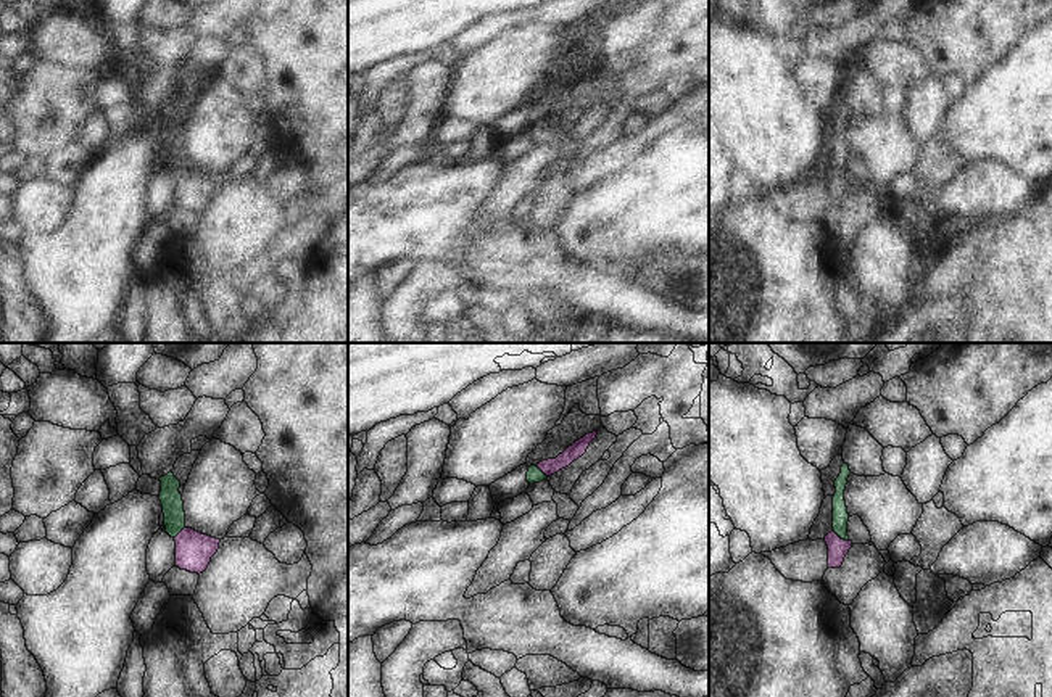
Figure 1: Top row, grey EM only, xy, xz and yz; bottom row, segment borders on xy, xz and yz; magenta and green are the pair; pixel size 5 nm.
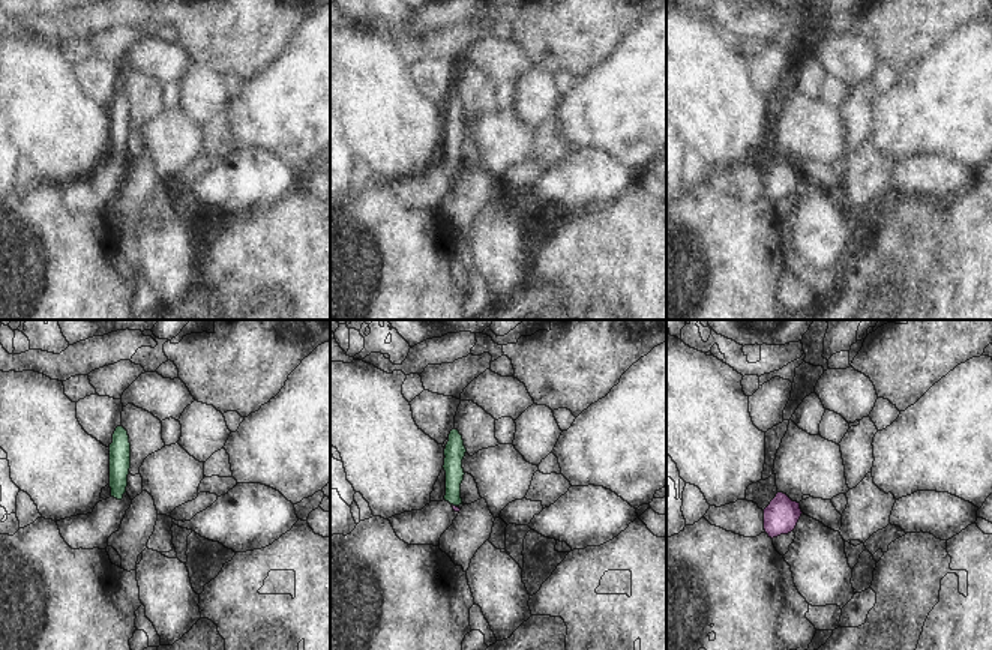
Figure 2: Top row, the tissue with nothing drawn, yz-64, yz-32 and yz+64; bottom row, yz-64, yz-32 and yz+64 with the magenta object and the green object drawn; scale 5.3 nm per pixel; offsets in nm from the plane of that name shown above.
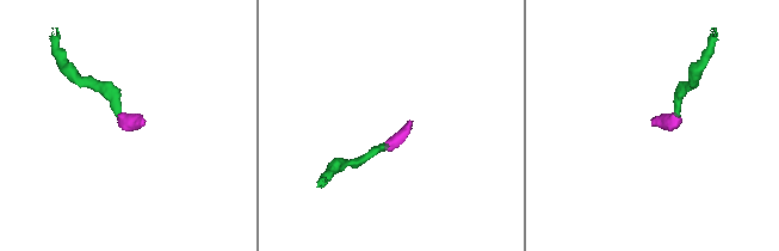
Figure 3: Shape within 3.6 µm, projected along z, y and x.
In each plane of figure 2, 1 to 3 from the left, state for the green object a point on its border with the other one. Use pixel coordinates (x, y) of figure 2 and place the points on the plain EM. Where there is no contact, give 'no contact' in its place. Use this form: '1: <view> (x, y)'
1: no contact
2: yz-32 (452, 168)
3: no contact

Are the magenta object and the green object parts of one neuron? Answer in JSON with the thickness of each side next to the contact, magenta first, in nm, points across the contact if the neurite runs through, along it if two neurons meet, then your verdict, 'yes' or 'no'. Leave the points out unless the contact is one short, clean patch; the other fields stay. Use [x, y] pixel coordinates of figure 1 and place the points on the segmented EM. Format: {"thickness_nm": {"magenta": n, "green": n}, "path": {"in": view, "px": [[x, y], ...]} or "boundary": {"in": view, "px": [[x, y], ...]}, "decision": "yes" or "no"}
{"thickness_nm": {"magenta": 100, "green": 80}, "path": {"in": "yz", "px": [[838, 548], [840, 538], [840, 511]]}, "decision": "yes"}

